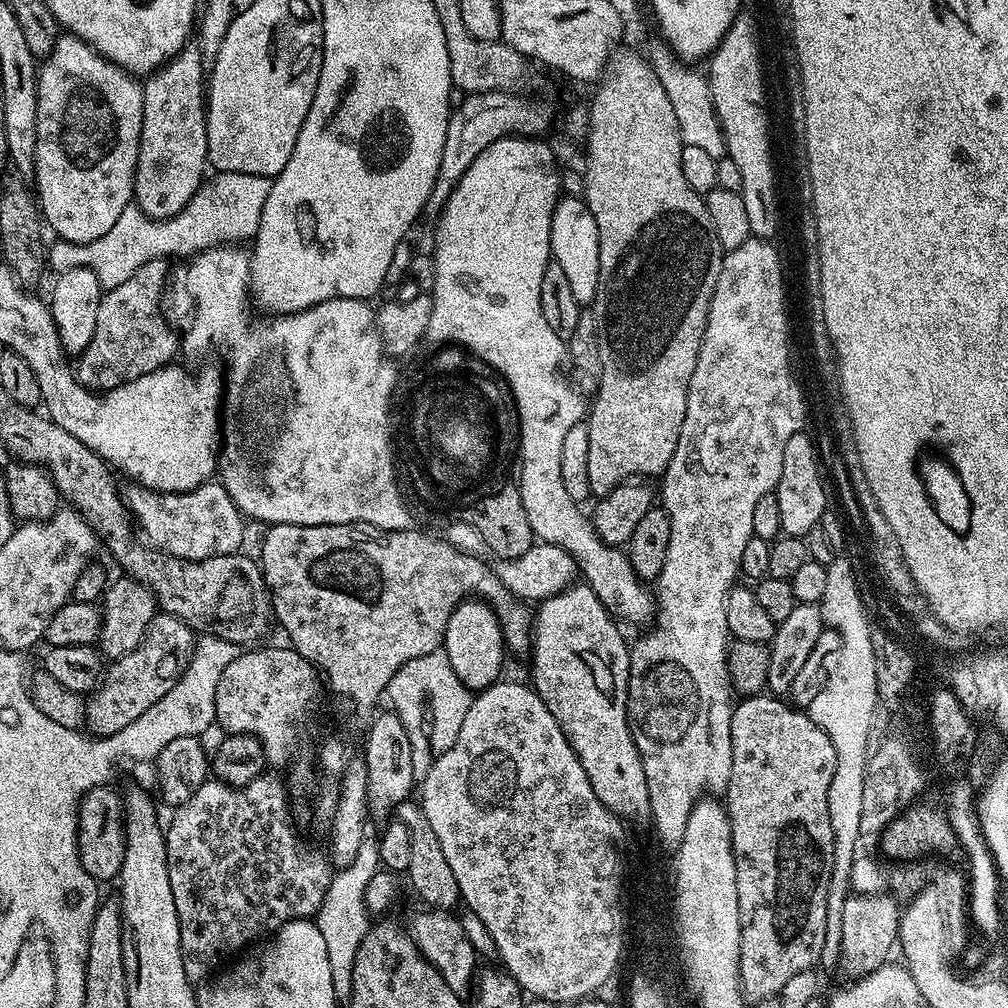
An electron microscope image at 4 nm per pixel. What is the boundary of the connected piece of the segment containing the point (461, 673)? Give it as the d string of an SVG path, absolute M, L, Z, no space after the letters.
M469 598L461 602L454 614L450 614L450 622L446 624L442 651L450 666L454 666L454 674L458 674L460 681L473 693L497 683L502 676L500 671L504 668L506 649L500 619L495 610L479 598Z

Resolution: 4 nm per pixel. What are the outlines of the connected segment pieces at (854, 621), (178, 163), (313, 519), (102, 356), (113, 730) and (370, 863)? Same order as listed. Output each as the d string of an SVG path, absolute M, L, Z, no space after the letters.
M833 560L826 566L826 594L820 599L820 609L825 625L831 631L836 632L842 638L842 650L838 658L838 666L830 674L826 686L817 696L814 702L810 702L807 708L808 717L822 730L826 730L826 738L834 742L834 754L836 755L836 769L834 779L830 782L830 794L828 805L830 806L830 824L834 826L834 862L830 874L830 890L826 894L826 938L824 939L823 955L825 957L837 957L840 953L840 932L842 930L842 908L850 895L852 883L850 882L850 866L854 863L854 844L857 841L858 830L861 825L862 815L862 790L866 782L867 764L870 753L868 739L872 736L872 723L878 719L876 708L876 687L878 686L875 674L875 654L871 645L870 636L866 627L866 600L859 592L856 582L852 578L852 572L848 572L848 564L840 560L836 564Z
M186 46L173 60L163 64L160 69L143 81L144 114L142 138L138 150L138 166L132 194L134 203L147 216L155 220L168 220L177 216L194 198L194 194L206 179L205 170L209 167L206 138L206 61L199 47Z
M221 246L206 248L203 252L191 257L189 268L175 269L174 284L180 292L185 292L192 299L192 325L188 333L182 336L182 348L200 356L213 348L216 352L224 352L228 359L226 368L226 404L237 408L236 436L232 436L222 448L222 483L234 498L241 513L249 521L261 520L264 526L274 524L297 524L298 526L326 526L327 524L369 524L382 530L403 532L413 527L414 521L408 513L408 504L400 493L400 484L396 481L398 472L398 456L394 451L394 397L396 392L396 364L389 353L384 350L384 343L376 325L376 314L373 305L367 300L351 300L340 296L336 300L327 300L321 304L310 306L301 312L290 312L287 316L273 315L268 320L255 320L252 317L254 301L250 295L252 266L250 256L240 246Z
M167 259L146 262L146 266L142 266L133 276L126 278L126 282L122 282L122 286L114 286L113 288L107 289L107 291L101 295L100 305L98 306L98 326L94 330L94 338L90 346L88 346L84 352L79 353L78 360L80 360L80 365L76 364L74 368L76 379L83 384L84 387L91 388L93 392L108 392L110 389L122 386L134 378L142 378L142 374L150 374L159 368L167 368L175 361L172 359L176 356L176 348L178 352L178 336L172 333L171 326L164 321L164 316L160 313L160 299L164 296L164 283L166 283L167 280L169 283L170 280L170 268L168 272L168 264L169 261Z
M157 611L142 642L130 650L130 654L111 661L100 683L87 697L84 710L87 731L96 738L118 734L126 730L134 718L146 714L146 710L150 710L158 698L170 694L196 653L197 639L197 633L189 624L182 622L182 618L169 612Z
M365 835L357 854L350 863L343 865L333 873L329 894L316 915L316 925L325 939L327 954L330 959L330 972L334 981L337 999L347 999L352 991L353 966L357 958L358 947L368 933L372 922L370 913L366 910L367 883L374 878L374 874L381 869L380 841L377 835Z

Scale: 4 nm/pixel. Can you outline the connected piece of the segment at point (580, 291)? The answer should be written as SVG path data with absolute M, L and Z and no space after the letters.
M561 195L550 222L550 242L552 243L552 260L562 266L574 298L582 306L595 305L600 281L600 263L598 262L598 222L590 214L588 203L579 195Z

